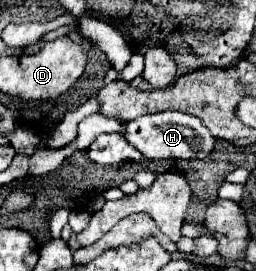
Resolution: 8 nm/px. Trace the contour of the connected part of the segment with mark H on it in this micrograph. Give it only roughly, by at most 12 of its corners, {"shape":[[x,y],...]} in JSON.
{"shape":[[142,115],[122,137],[146,159],[204,159],[214,137],[192,115]]}

